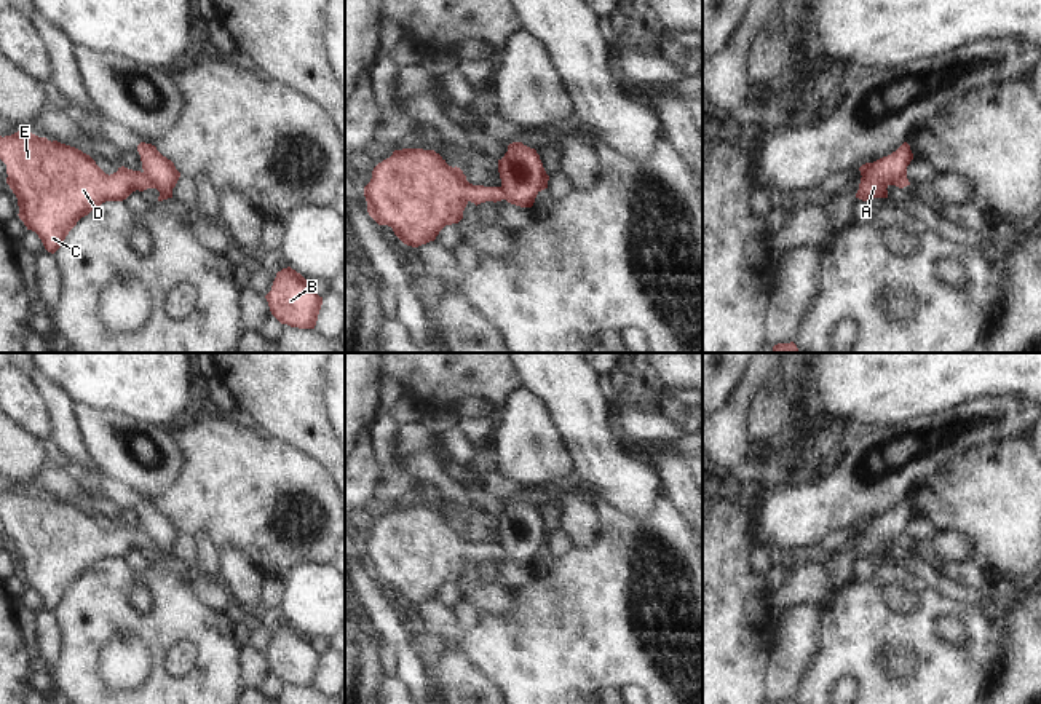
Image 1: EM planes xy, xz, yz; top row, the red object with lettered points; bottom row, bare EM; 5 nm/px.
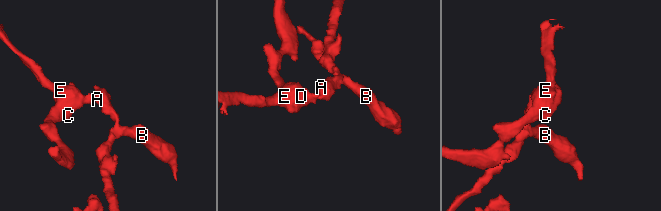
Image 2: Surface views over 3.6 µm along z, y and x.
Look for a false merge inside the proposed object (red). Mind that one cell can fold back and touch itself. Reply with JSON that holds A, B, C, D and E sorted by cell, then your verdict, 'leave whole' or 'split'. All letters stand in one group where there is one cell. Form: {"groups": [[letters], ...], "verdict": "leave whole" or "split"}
{"groups": [["A", "B"], ["C", "D", "E"]], "verdict": "split"}

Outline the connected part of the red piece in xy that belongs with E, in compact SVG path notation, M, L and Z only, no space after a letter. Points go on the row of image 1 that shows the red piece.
M21 131L0 136L6 184L18 198L19 219L54 254L77 222L105 201L147 190L147 177L125 166L105 174L81 150Z

